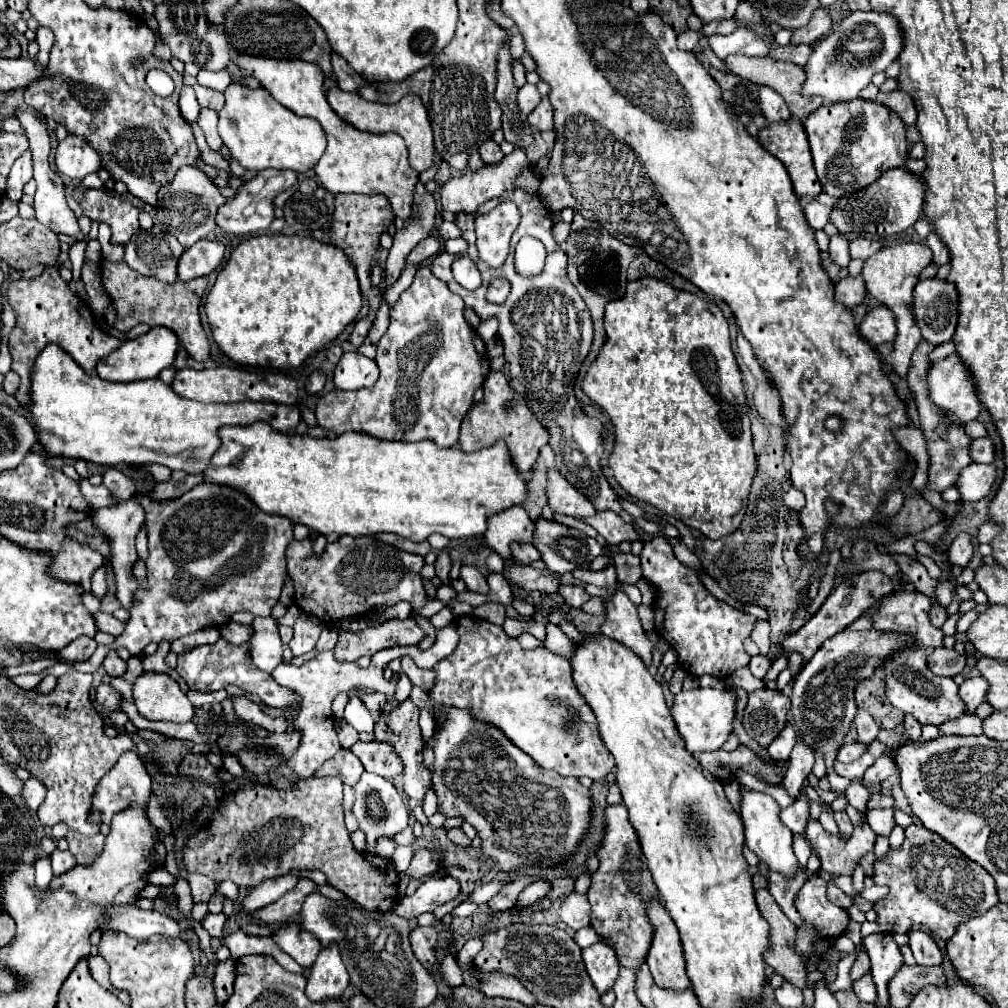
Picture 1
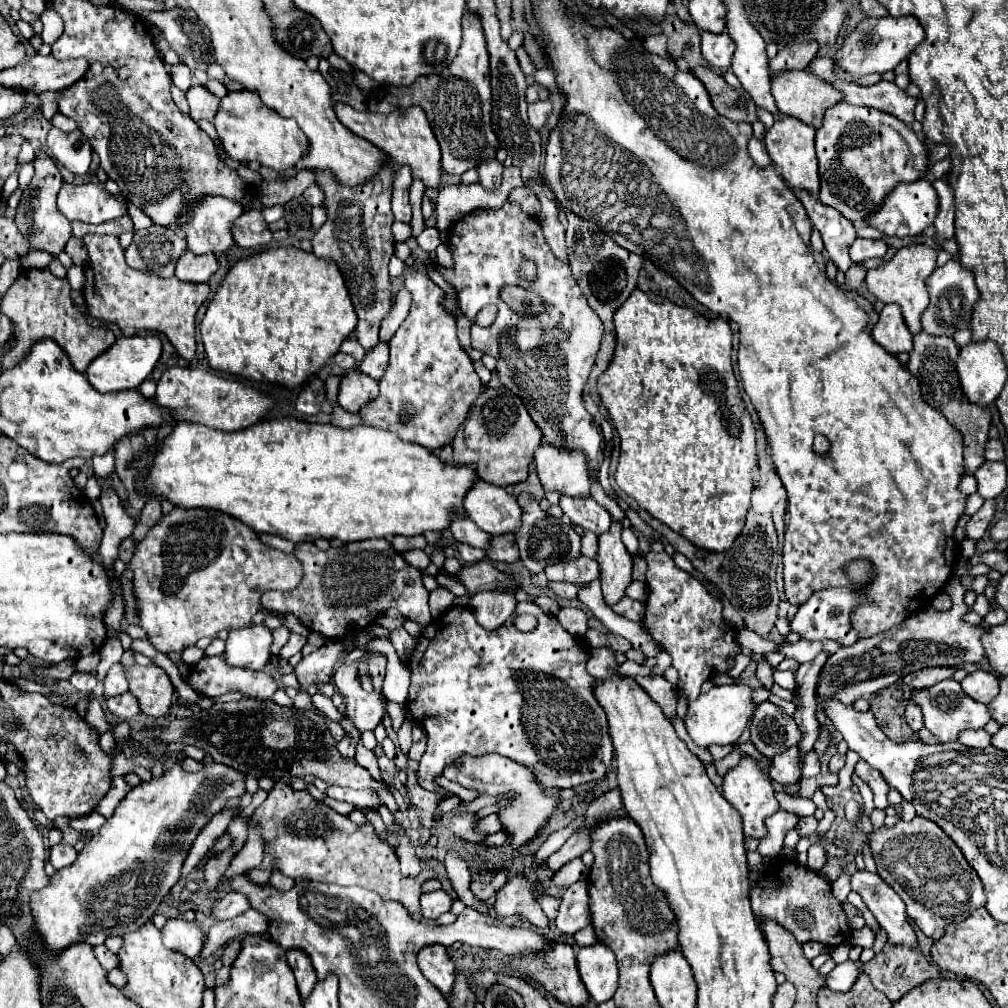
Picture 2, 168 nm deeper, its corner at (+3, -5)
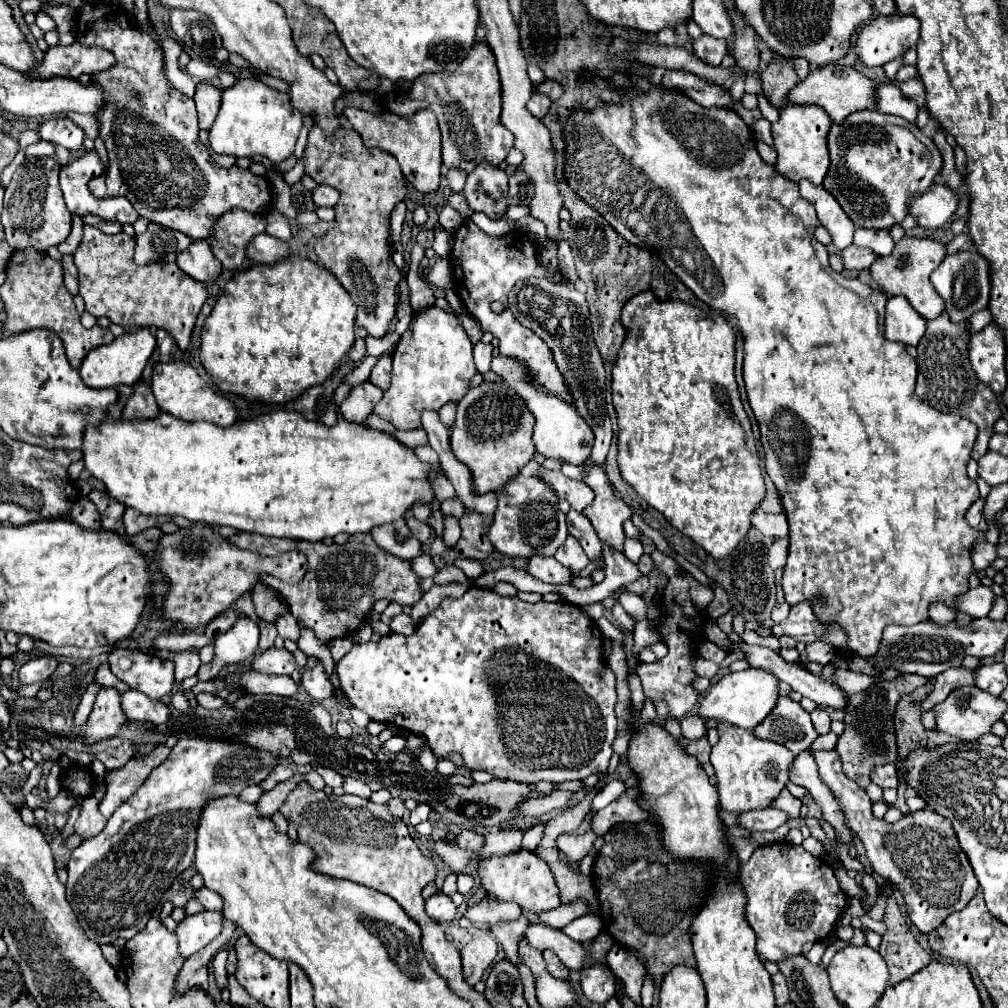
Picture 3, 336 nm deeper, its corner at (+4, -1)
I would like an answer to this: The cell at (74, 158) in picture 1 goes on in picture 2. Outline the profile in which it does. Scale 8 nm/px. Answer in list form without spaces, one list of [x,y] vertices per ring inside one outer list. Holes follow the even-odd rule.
[[[52,128],[48,132],[46,144],[48,144],[48,152],[72,174],[76,174],[76,176],[88,174],[92,148],[80,130],[64,134],[58,128]]]

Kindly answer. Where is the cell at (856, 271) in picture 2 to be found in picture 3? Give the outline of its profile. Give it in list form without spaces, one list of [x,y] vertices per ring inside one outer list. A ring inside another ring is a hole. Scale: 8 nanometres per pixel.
[[[851,244],[841,252],[841,258],[845,262],[845,268],[863,270],[863,268],[869,268],[873,264],[875,254],[869,248],[859,248],[859,246]]]

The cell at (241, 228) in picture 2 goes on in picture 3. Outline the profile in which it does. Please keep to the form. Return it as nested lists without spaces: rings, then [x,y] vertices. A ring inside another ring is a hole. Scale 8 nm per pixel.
[[[267,234],[255,236],[247,248],[247,256],[253,264],[275,264],[281,258],[287,258],[289,254],[291,254],[291,248],[287,242]]]

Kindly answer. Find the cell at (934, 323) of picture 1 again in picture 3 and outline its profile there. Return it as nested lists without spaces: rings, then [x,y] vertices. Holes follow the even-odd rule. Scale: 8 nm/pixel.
[[[965,250],[957,254],[949,254],[943,264],[931,274],[931,282],[939,296],[945,300],[945,312],[949,312],[951,320],[969,320],[975,312],[987,308],[991,282],[989,282],[989,262],[975,250]]]

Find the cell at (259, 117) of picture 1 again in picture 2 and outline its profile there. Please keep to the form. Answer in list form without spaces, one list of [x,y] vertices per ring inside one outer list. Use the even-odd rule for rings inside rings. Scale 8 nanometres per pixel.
[[[228,92],[214,118],[216,132],[224,144],[224,150],[234,162],[260,162],[272,170],[288,170],[298,164],[298,160],[308,152],[308,140],[304,132],[292,118],[282,118],[278,112],[262,104],[260,96],[254,92]]]

